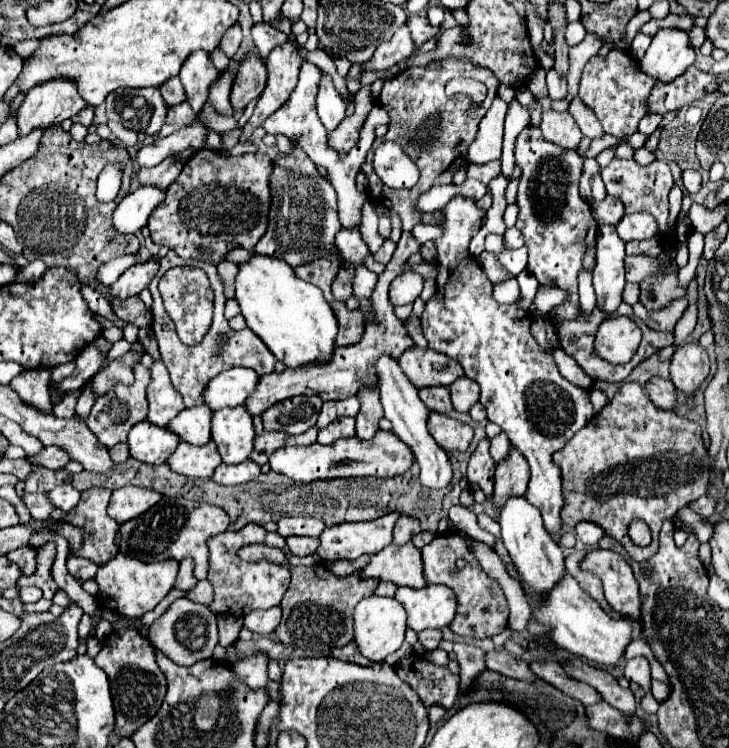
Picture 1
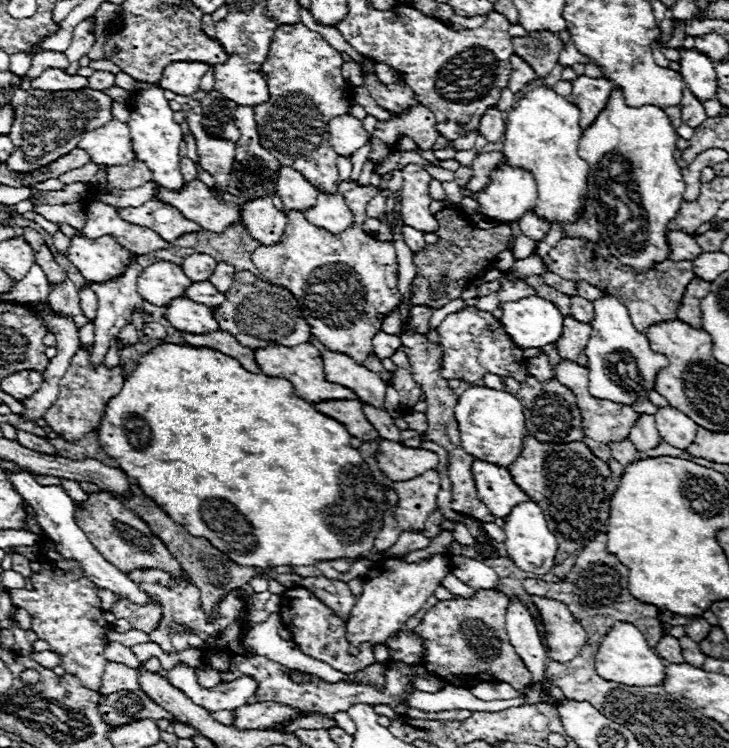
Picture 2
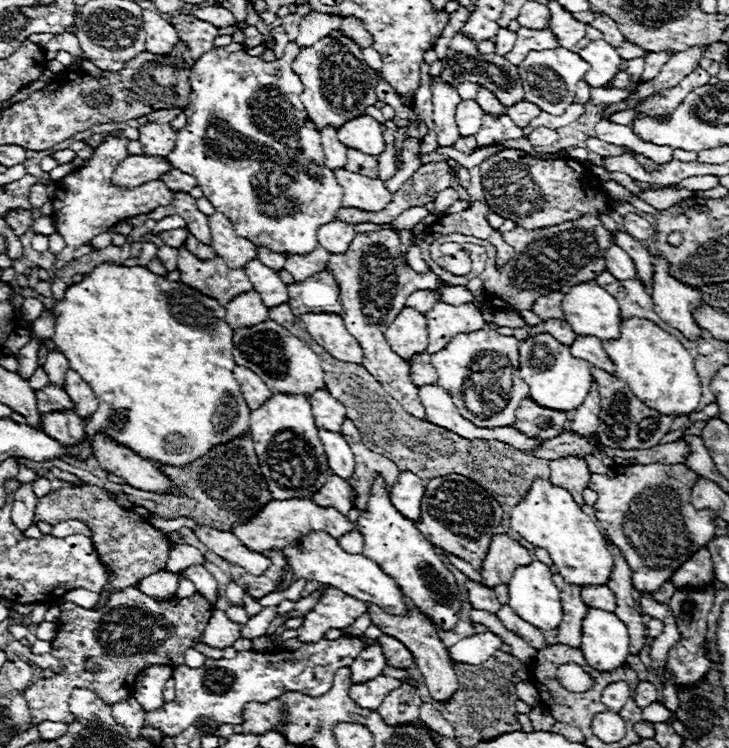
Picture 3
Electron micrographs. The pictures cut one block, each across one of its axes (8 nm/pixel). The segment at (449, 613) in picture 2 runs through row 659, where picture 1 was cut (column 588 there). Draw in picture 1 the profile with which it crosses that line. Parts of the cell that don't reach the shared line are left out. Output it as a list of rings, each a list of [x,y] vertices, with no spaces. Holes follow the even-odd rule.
[[[624,382],[588,426],[564,450],[554,454],[554,464],[562,470],[562,522],[572,528],[582,520],[596,522],[606,534],[618,538],[636,562],[650,558],[658,550],[662,522],[688,502],[704,496],[710,480],[710,462],[700,438],[700,426],[670,410],[658,410],[636,382]],[[632,520],[648,524],[652,532],[648,546],[642,548],[630,540],[628,526]]]

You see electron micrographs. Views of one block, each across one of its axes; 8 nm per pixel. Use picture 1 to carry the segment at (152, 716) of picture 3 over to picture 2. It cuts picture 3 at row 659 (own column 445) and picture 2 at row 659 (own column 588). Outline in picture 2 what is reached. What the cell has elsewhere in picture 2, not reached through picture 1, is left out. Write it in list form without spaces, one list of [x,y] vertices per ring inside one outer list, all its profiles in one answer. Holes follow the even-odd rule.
[[[400,632],[398,636],[392,636],[388,642],[388,652],[392,660],[402,660],[408,664],[420,664],[422,662],[422,640],[414,636],[414,632]]]

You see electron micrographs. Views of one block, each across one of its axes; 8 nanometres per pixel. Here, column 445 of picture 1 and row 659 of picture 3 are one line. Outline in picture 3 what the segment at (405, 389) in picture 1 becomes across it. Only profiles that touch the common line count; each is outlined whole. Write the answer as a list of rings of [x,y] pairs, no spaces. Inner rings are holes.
[[[490,631],[472,634],[468,638],[462,638],[454,646],[450,646],[448,656],[452,662],[478,665],[488,660],[490,656],[494,656],[494,652],[500,649],[502,644],[503,641]]]

